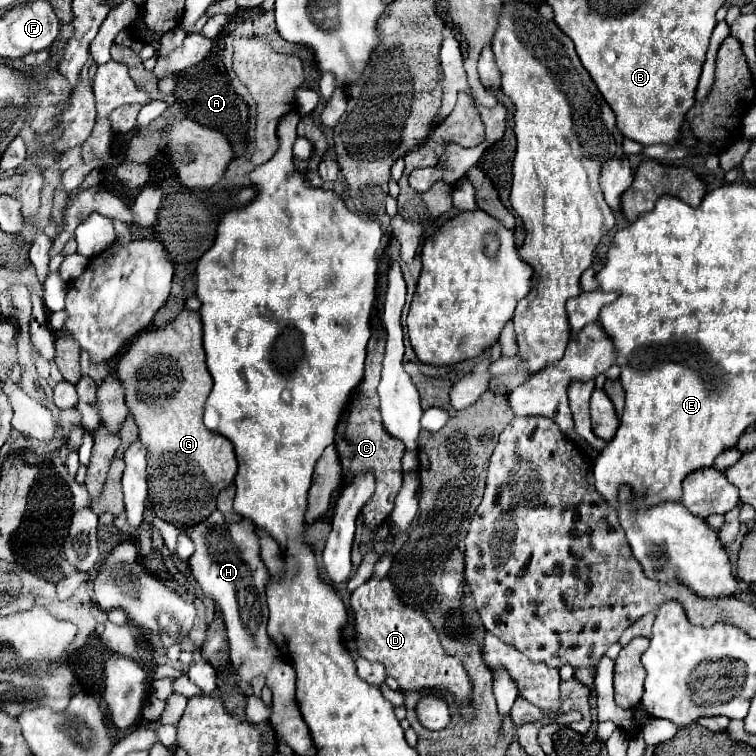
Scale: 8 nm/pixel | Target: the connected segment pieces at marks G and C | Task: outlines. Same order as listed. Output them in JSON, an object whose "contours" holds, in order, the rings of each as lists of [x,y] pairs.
{"contours":[[[[184,309],[164,329],[148,329],[140,333],[132,341],[124,357],[118,361],[116,373],[126,391],[126,405],[132,411],[134,421],[140,429],[140,441],[148,447],[150,507],[160,519],[176,525],[178,529],[188,529],[192,525],[202,523],[212,511],[216,511],[216,497],[222,491],[220,487],[228,487],[234,481],[236,455],[232,443],[224,435],[212,433],[202,423],[204,403],[212,391],[212,377],[208,373],[202,347],[200,313]]],[[[372,333],[372,339],[368,343],[368,357],[366,357],[366,375],[360,383],[356,397],[348,411],[342,415],[338,429],[336,429],[336,449],[340,451],[340,463],[344,471],[344,479],[348,481],[352,475],[358,475],[366,469],[372,469],[376,475],[376,493],[374,497],[362,507],[364,523],[370,529],[378,529],[388,515],[392,513],[394,499],[402,487],[402,467],[400,459],[404,455],[404,445],[386,433],[382,419],[380,419],[380,407],[378,407],[378,393],[376,387],[380,383],[380,367],[382,367],[382,355],[384,355],[384,339],[380,339],[376,333]]]]}

